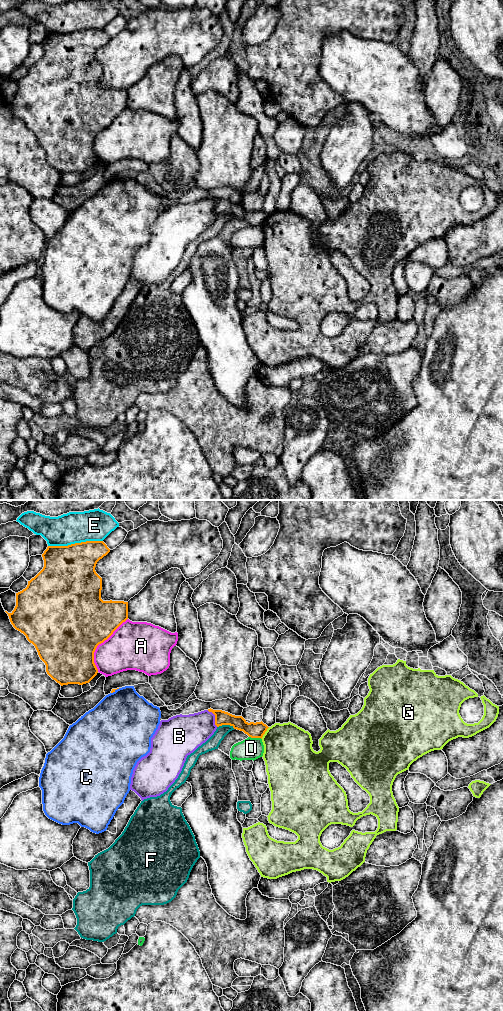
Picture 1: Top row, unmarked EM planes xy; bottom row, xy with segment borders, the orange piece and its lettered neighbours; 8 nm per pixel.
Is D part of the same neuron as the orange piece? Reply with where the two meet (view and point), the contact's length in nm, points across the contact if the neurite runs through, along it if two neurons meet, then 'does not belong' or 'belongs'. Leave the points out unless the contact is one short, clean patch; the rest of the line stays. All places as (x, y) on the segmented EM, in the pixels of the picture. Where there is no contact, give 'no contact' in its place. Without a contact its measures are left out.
contact xy (255, 737); length 110 nm; does not belong

